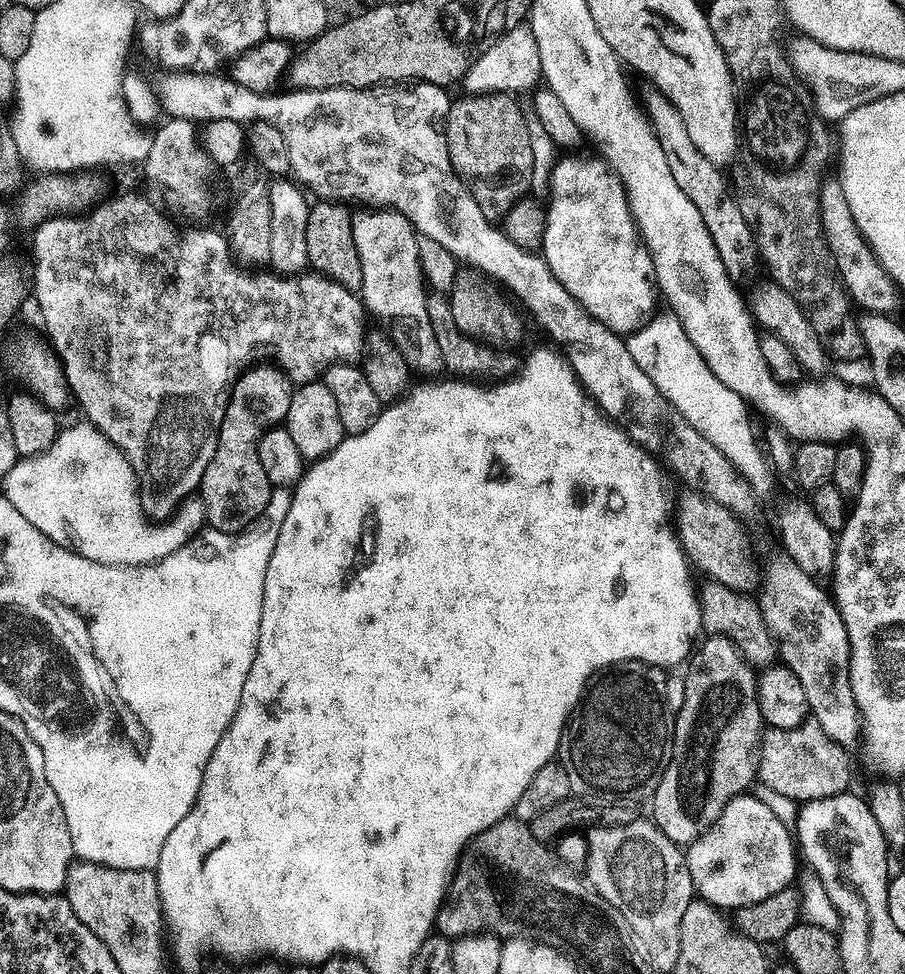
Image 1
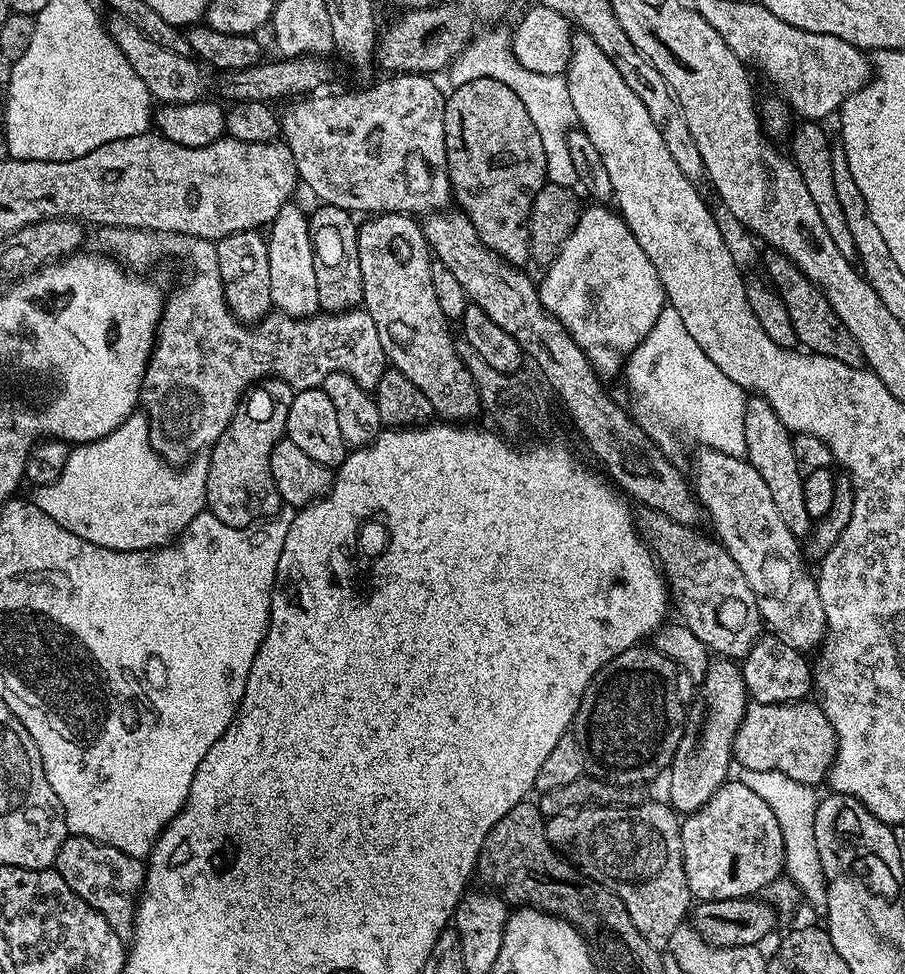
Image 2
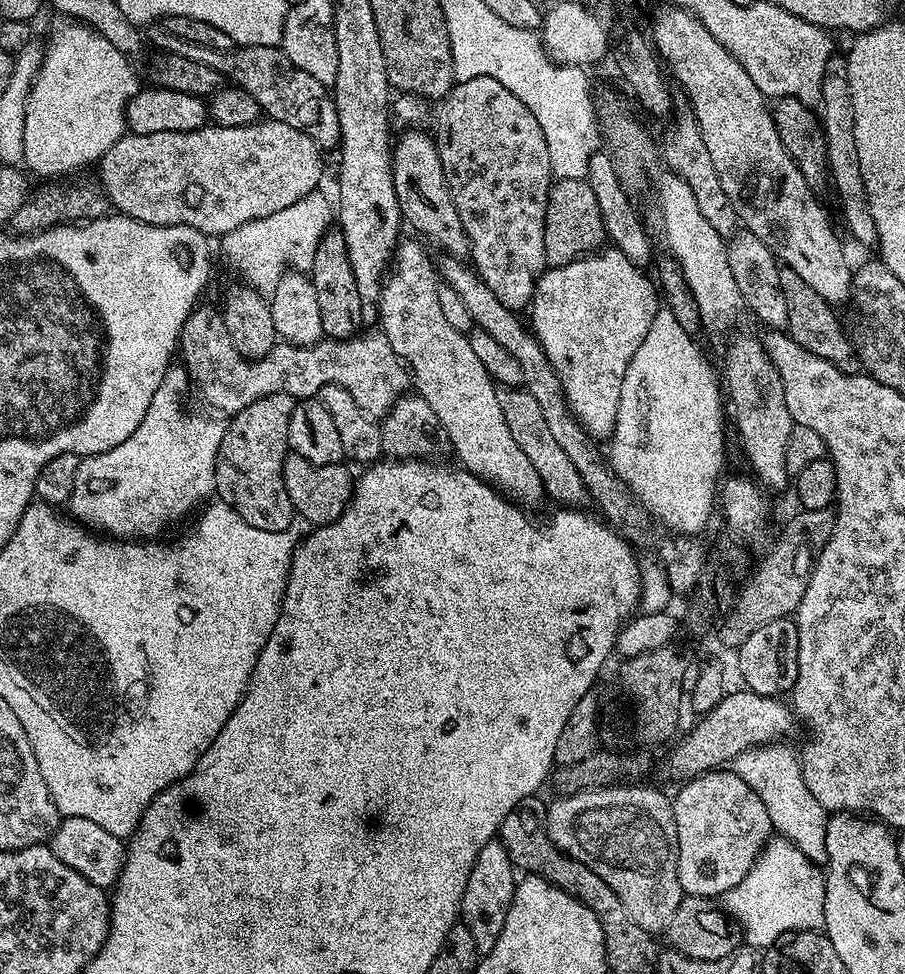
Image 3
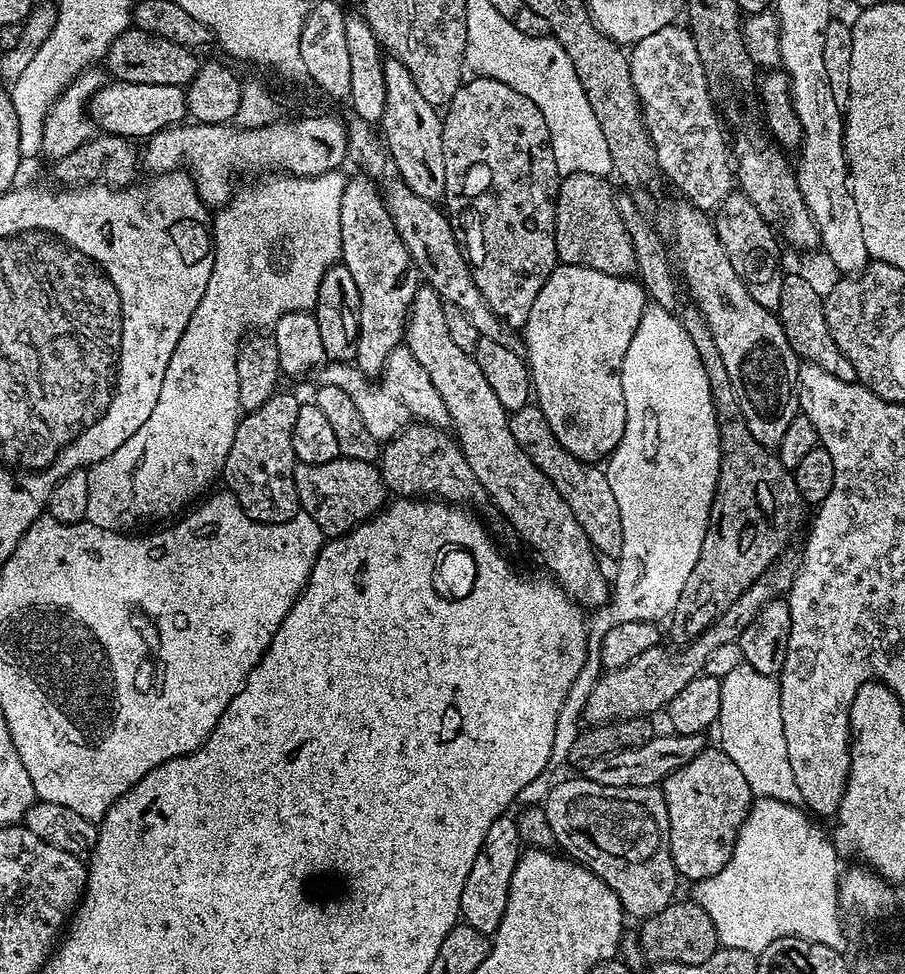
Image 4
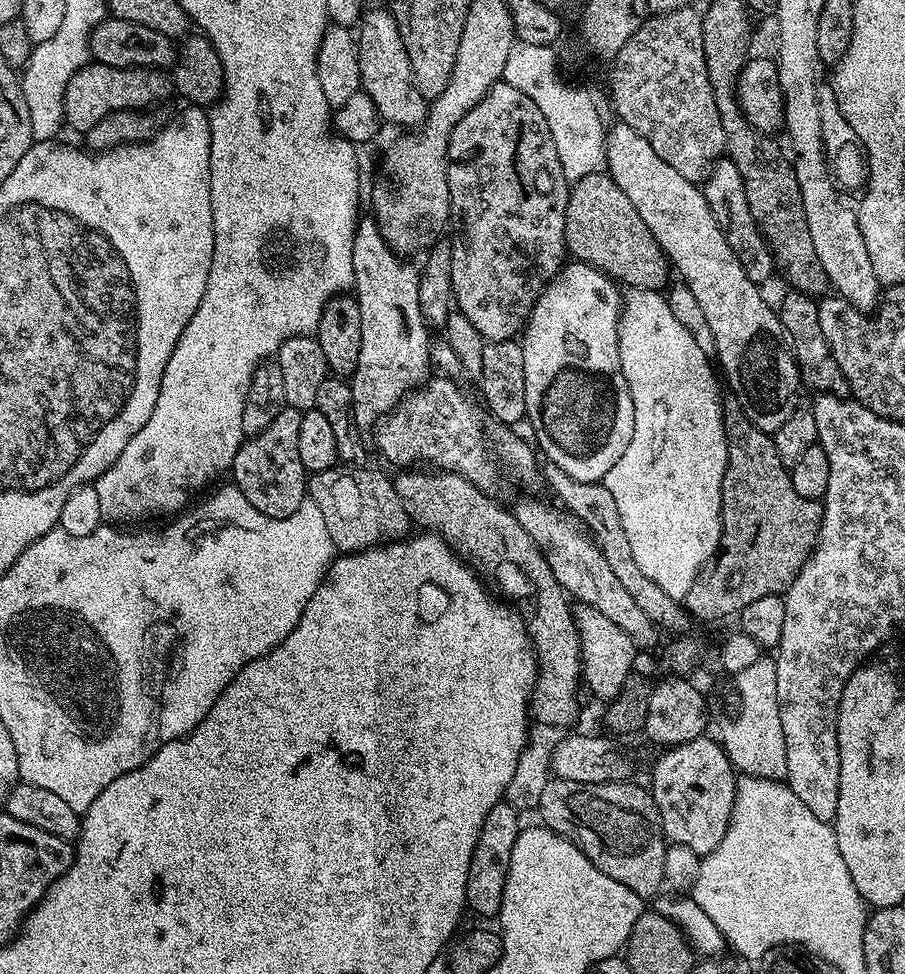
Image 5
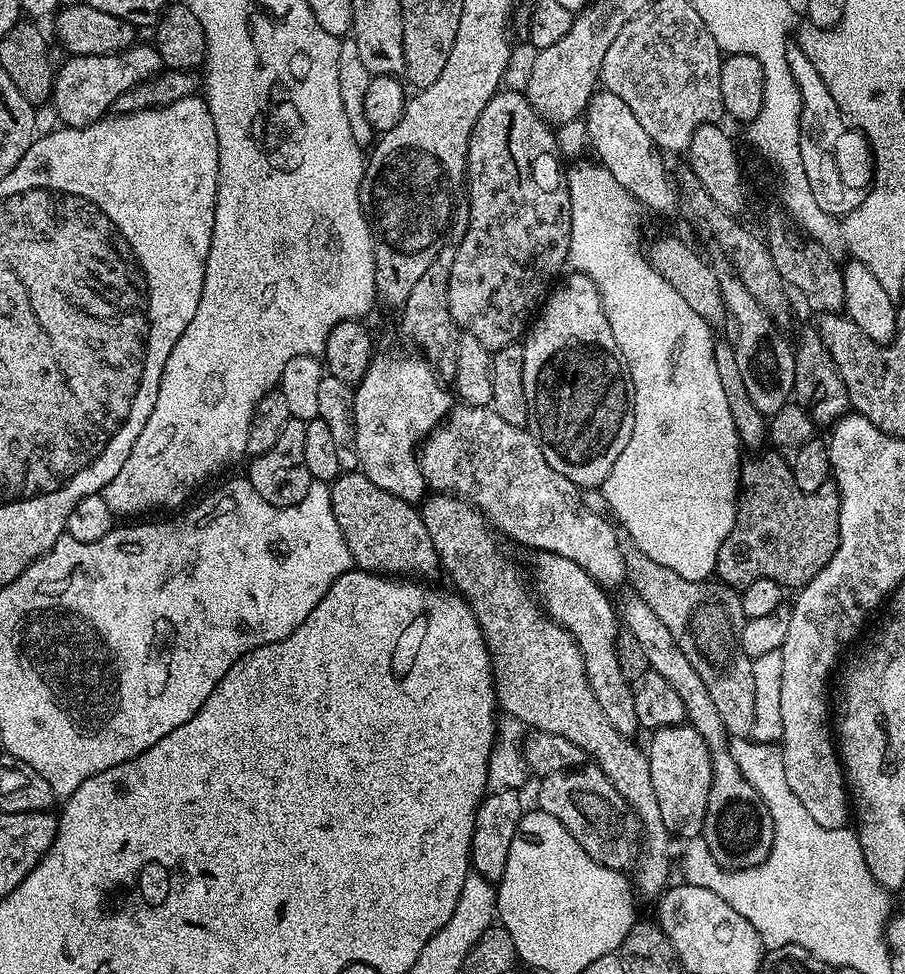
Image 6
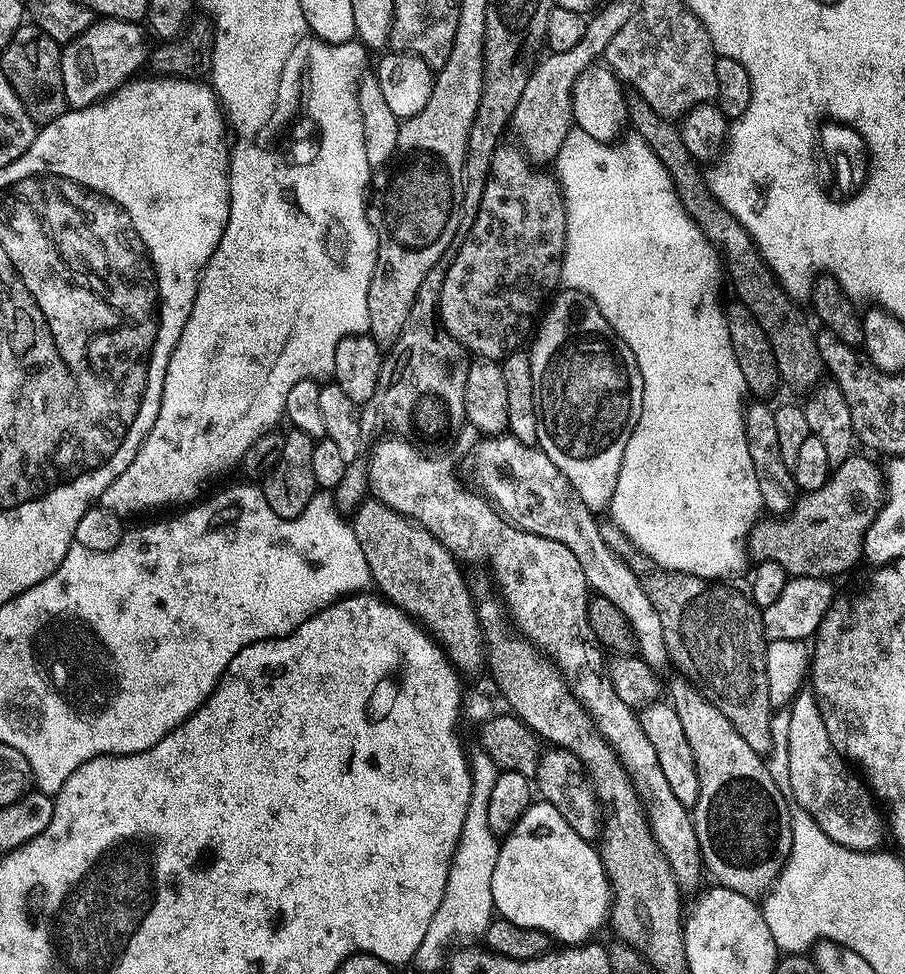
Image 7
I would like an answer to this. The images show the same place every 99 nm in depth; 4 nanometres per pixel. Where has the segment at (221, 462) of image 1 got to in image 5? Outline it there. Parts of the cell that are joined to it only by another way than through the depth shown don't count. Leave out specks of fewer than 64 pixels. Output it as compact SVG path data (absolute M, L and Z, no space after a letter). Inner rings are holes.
M285 406L261 433L247 437L232 459L231 483L246 494L246 502L254 510L270 518L285 520L306 498L306 473L298 455L298 429L303 417L301 409Z

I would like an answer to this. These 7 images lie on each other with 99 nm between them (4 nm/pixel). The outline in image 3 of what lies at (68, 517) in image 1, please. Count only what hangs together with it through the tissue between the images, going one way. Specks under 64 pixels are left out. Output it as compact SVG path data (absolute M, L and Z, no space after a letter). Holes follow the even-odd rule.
M169 367L138 430L134 430L134 434L130 434L126 442L114 446L114 450L81 459L74 474L74 486L66 508L83 527L112 538L123 538L128 542L137 538L156 538L167 524L186 515L199 500L207 501L207 496L213 495L216 486L216 455L226 424L223 419L211 420L208 416L187 416L184 413L184 408L180 405L180 387L184 380L186 384L186 374L181 367Z

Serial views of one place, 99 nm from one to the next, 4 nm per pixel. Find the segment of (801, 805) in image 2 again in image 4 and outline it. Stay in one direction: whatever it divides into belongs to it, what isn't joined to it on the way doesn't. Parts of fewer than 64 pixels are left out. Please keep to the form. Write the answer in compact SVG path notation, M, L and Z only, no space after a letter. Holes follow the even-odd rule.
M740 663L730 674L720 680L721 712L718 721L720 728L719 747L742 770L746 786L750 786L753 797L762 800L777 800L783 804L801 803L798 782L794 782L794 769L790 766L790 754L786 754L786 730L782 730L782 702L777 677L758 674L754 666Z

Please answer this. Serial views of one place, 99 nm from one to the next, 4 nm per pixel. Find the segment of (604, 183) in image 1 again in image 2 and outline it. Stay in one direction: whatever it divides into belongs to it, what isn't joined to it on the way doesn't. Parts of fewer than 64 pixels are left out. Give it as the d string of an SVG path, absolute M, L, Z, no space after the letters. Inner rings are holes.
M608 206L585 207L576 219L574 230L560 247L554 262L547 265L544 281L539 281L540 301L545 312L552 313L574 338L574 342L588 356L588 361L601 377L621 371L626 354L631 354L643 342L646 334L658 322L658 314L666 307L664 287L658 278L658 270L646 258L646 250L638 246L638 238L626 226L619 211Z

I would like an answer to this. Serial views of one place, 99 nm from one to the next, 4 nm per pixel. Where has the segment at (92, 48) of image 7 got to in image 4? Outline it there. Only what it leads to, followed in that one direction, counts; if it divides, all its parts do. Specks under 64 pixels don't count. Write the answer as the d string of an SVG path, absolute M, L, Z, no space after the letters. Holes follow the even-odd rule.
M113 79L112 84L101 83L100 89L90 97L86 107L88 115L101 133L129 138L147 138L163 128L179 125L188 116L185 89L178 86L139 84Z

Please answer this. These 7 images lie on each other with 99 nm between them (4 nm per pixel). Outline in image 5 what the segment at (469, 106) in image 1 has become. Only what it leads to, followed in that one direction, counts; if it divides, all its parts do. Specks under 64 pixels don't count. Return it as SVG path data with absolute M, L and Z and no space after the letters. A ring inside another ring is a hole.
M498 82L486 95L460 119L458 126L448 139L448 185L450 186L450 198L452 199L452 211L460 216L460 228L464 231L464 241L452 248L452 297L455 307L466 318L470 318L474 330L482 334L487 342L502 342L503 340L516 340L524 331L528 323L528 316L534 310L538 298L544 293L544 287L556 277L557 272L566 263L566 249L564 239L566 238L566 206L568 205L568 189L570 181L564 177L562 162L558 162L558 150L554 146L554 134L550 134L550 126L546 118L542 118L542 110L522 94L522 90L514 90L514 86Z

